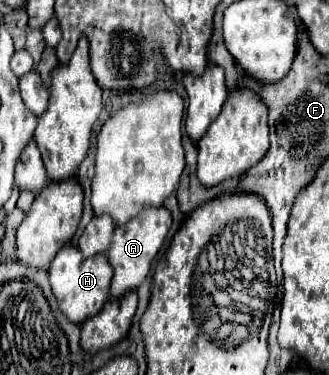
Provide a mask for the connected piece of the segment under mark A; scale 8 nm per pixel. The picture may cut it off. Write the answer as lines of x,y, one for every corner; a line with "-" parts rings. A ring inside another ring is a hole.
147,207
129,223
125,223
123,227
117,227
113,235
111,251
107,255
115,269
115,275
111,281
111,299
125,295
125,291
137,291
141,287
141,283
149,275
153,259
157,257
157,253
165,243
169,229
171,229
171,213
165,207

